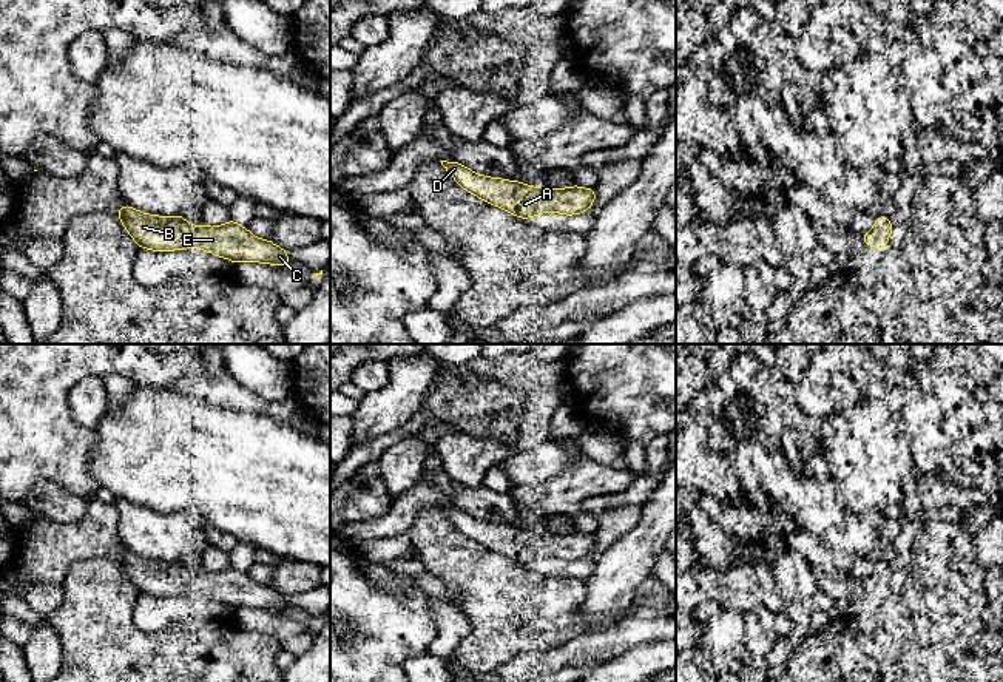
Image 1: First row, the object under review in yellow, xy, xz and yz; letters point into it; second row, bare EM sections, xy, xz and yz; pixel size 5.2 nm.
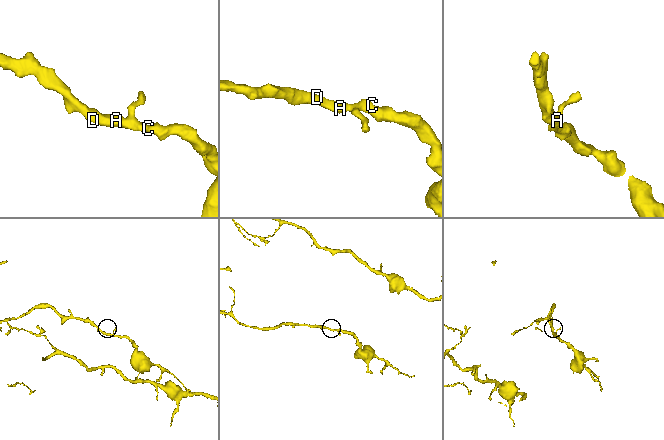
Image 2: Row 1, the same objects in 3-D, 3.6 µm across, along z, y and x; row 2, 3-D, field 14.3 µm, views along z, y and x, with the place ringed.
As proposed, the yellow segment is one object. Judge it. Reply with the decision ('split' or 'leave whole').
leave whole

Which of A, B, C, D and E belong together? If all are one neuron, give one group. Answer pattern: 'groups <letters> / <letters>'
groups A B C D E

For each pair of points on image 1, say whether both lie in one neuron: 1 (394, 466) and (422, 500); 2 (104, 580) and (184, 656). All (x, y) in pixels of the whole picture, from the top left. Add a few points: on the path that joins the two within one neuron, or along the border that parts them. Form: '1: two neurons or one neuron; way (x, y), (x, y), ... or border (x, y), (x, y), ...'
1: two neurons; border (420, 480), (394, 499)
2: one neuron; way (104, 608), (150, 656), (156, 656)

